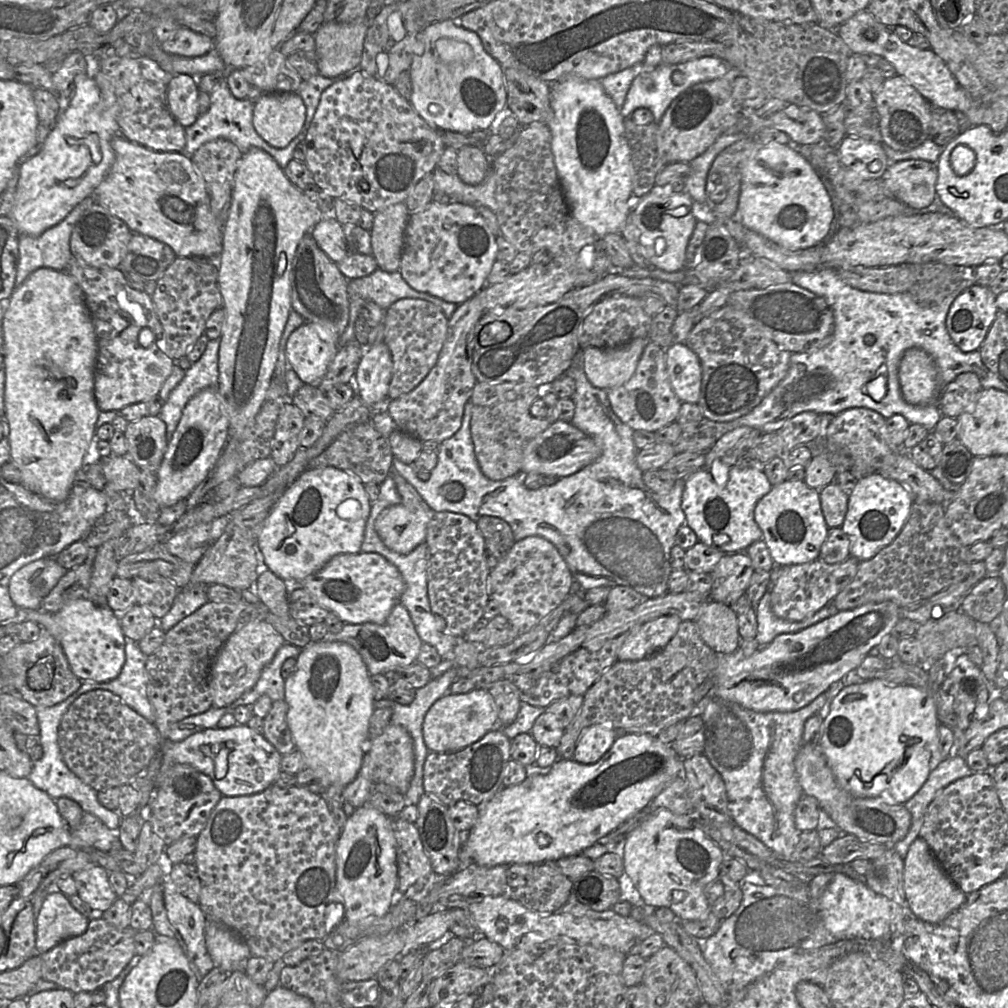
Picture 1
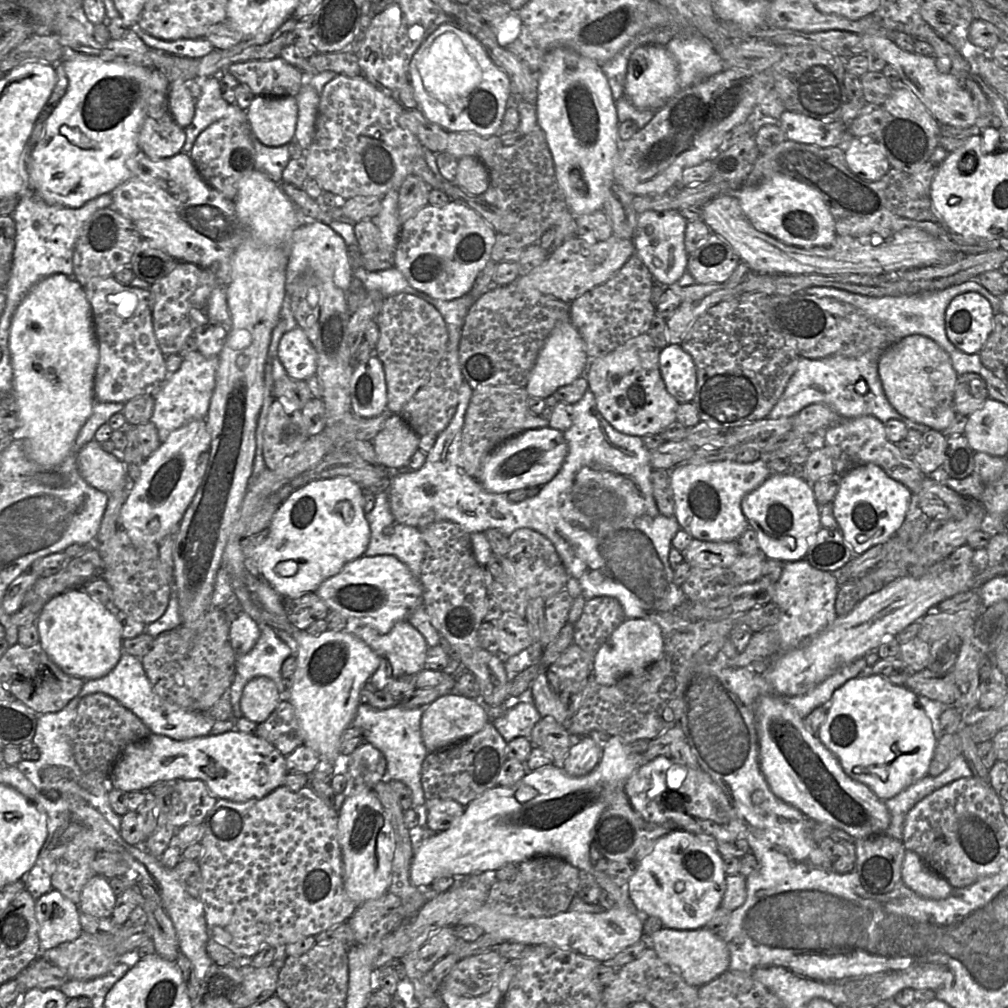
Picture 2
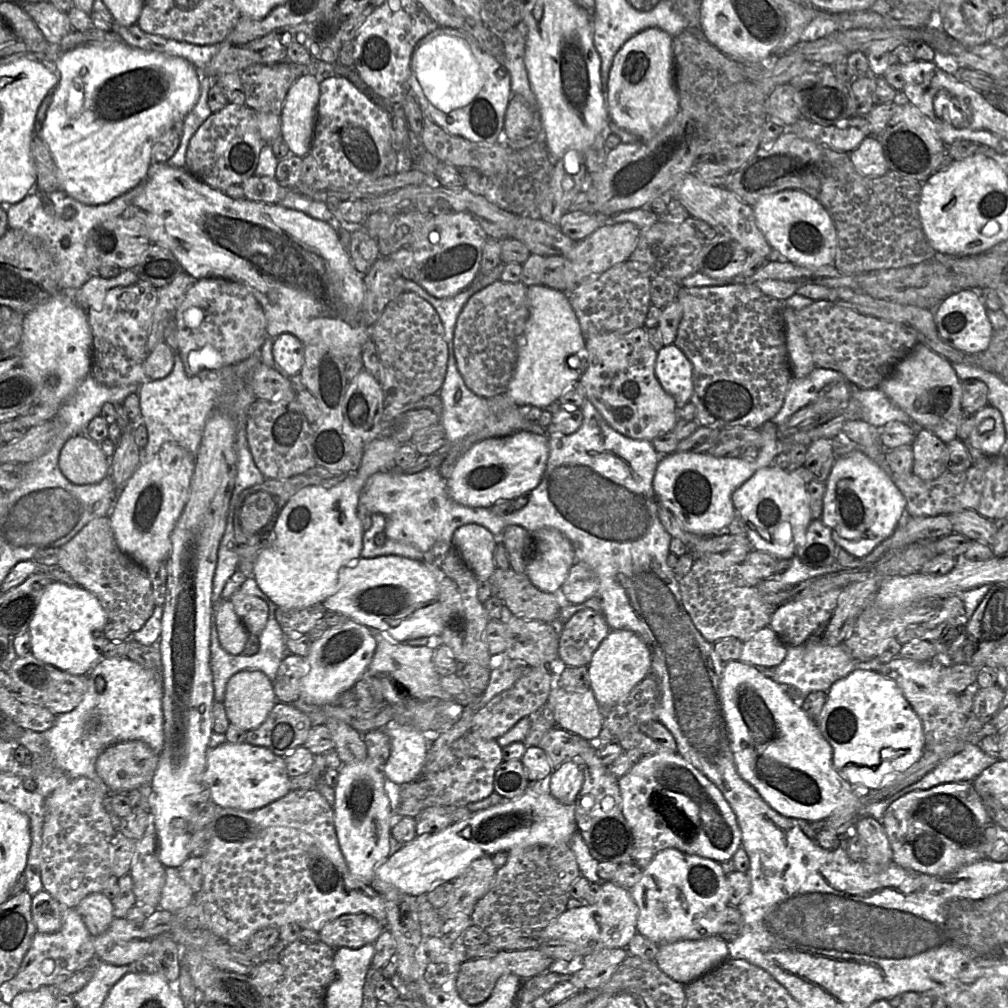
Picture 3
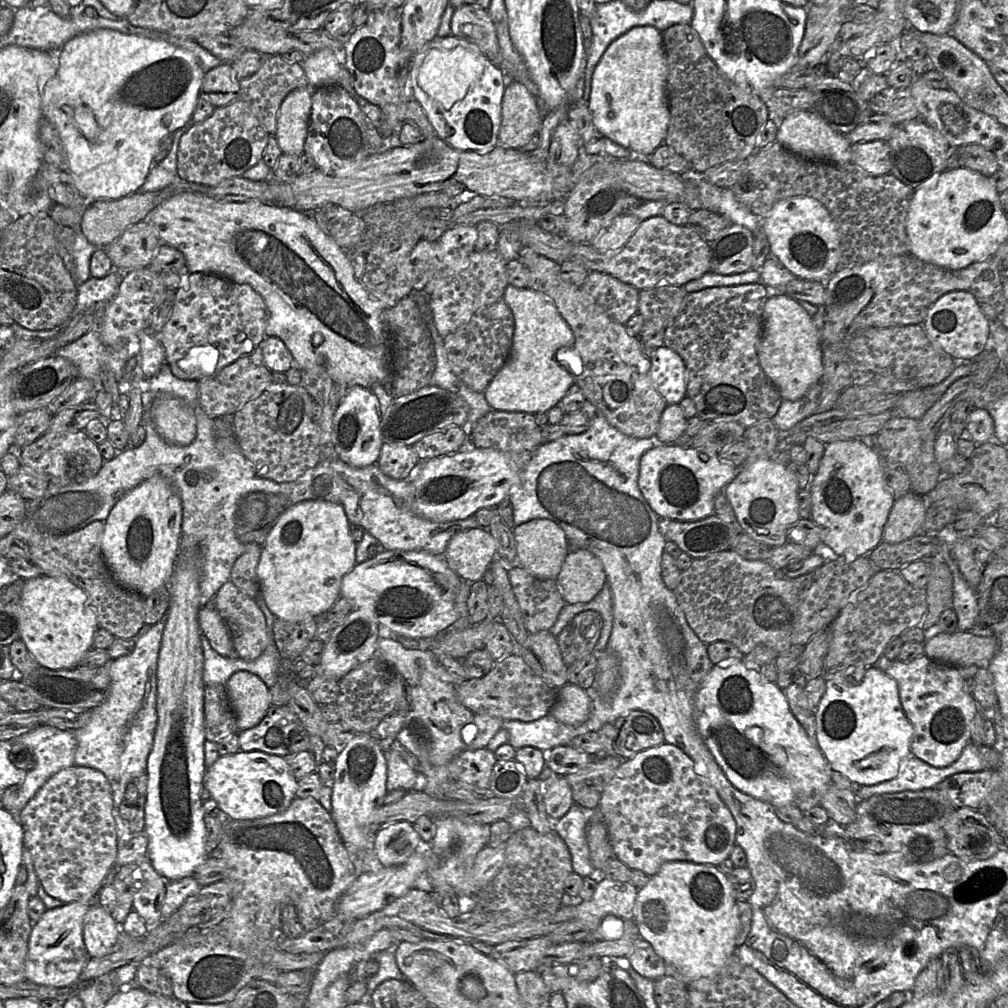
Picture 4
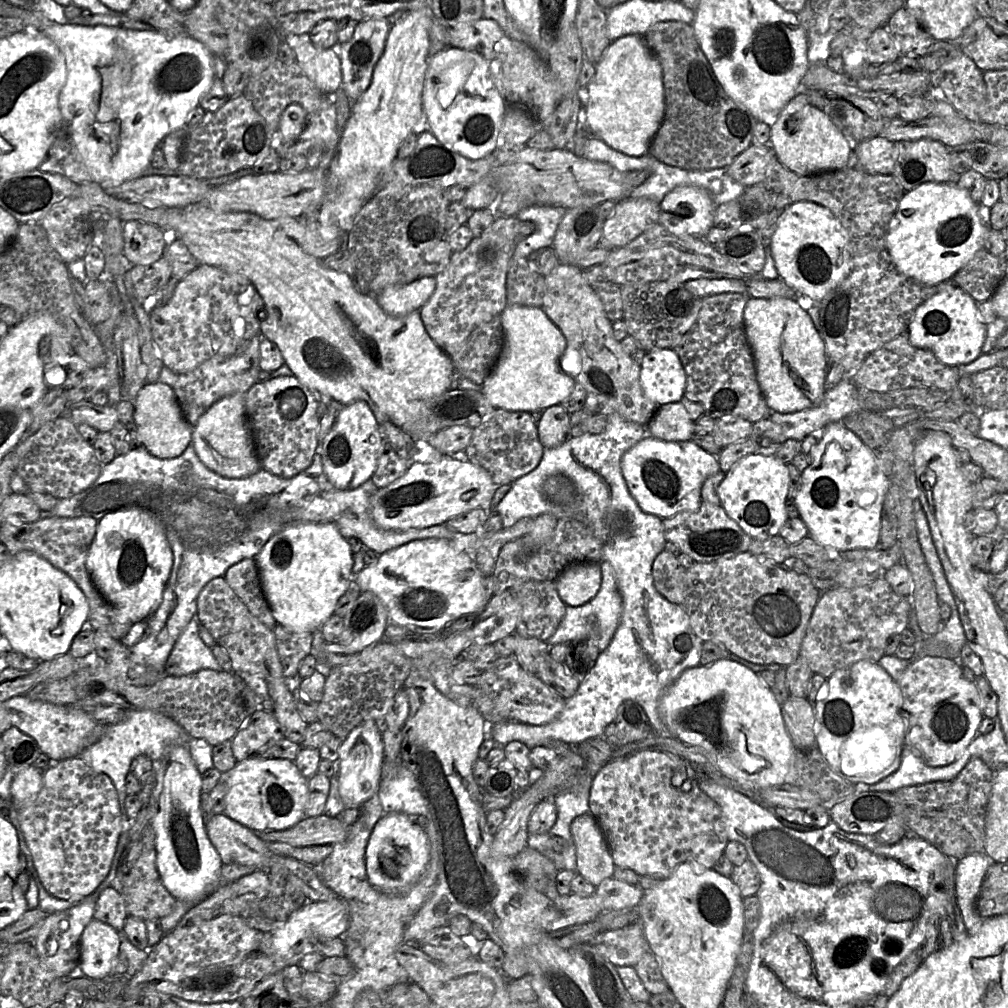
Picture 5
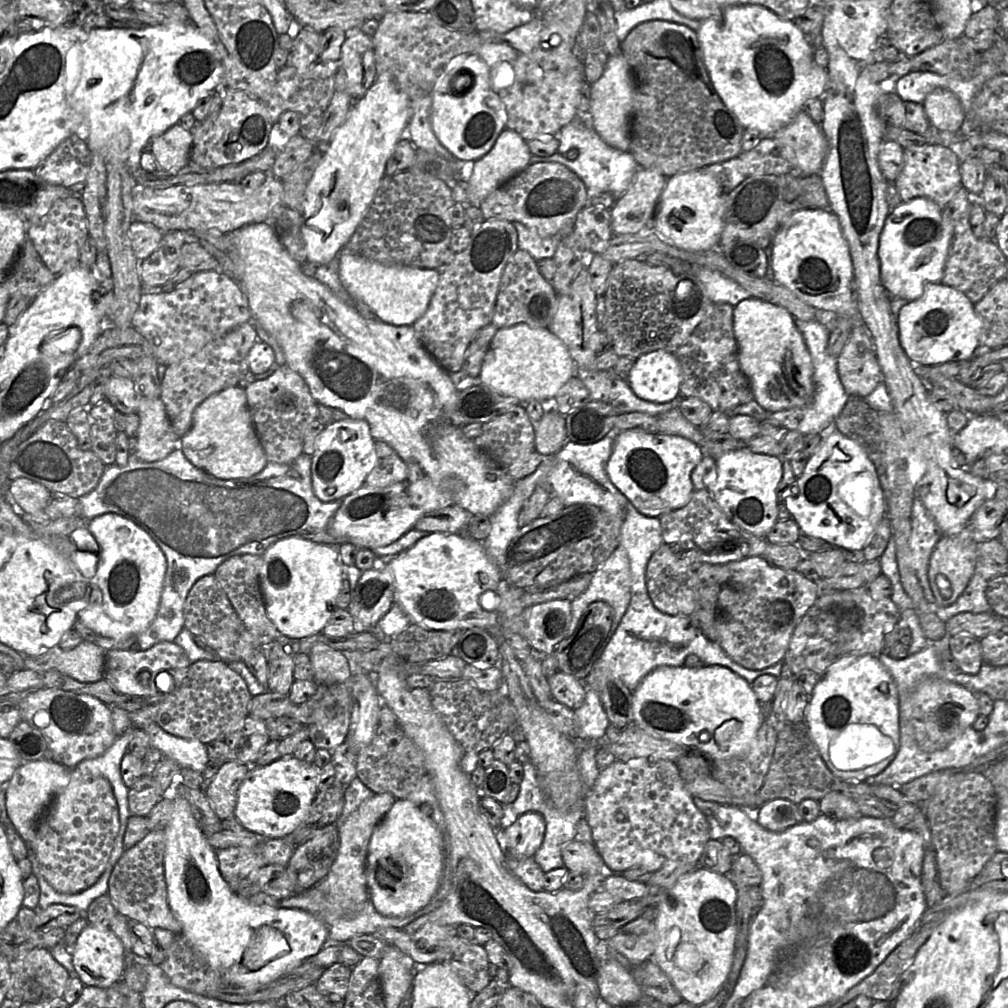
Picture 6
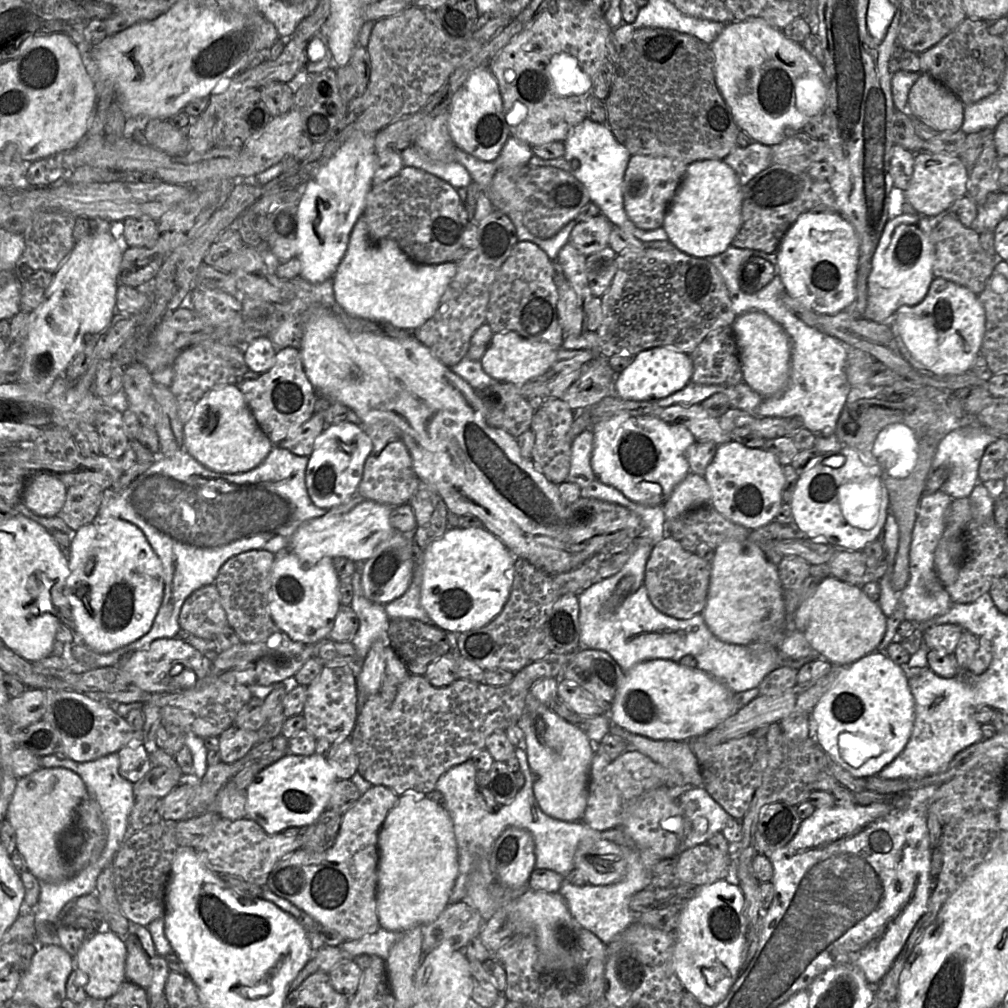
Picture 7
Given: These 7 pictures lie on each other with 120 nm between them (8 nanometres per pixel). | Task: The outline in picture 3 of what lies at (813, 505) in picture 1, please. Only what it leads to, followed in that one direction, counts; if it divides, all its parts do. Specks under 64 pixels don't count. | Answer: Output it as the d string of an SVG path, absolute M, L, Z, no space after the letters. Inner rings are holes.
M775 465L758 469L747 481L738 487L732 494L732 502L736 514L745 524L747 537L755 550L768 552L777 558L791 559L796 554L800 538L805 535L807 527L812 521L809 508L809 497L806 483L787 470Z

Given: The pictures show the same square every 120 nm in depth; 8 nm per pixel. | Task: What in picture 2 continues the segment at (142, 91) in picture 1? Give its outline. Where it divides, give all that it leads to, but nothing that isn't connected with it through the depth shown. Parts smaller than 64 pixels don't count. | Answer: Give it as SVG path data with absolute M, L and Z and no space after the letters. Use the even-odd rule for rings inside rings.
M152 94L138 134L138 145L148 157L160 160L181 152L186 133L173 119L167 94Z

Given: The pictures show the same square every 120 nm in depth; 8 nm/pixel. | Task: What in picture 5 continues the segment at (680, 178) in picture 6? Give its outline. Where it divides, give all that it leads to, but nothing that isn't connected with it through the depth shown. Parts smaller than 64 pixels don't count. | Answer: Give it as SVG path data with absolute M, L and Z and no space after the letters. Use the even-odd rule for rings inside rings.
M678 186L659 203L658 222L676 236L705 237L712 226L716 205L710 194L696 186Z

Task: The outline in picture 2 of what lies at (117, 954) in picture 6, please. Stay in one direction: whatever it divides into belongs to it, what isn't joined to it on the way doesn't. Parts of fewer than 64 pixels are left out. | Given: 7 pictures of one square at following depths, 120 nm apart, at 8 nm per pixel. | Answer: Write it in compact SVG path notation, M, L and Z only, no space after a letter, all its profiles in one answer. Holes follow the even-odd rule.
M96 874L84 886L78 904L79 911L98 918L110 918L117 896L109 879Z

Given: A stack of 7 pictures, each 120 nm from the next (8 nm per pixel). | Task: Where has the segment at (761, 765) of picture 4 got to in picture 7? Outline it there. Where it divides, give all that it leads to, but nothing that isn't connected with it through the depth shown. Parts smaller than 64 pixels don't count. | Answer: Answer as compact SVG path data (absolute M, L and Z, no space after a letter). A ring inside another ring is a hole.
M653 659L624 672L609 717L612 724L653 740L688 741L716 728L739 709L734 692L709 674L671 660Z

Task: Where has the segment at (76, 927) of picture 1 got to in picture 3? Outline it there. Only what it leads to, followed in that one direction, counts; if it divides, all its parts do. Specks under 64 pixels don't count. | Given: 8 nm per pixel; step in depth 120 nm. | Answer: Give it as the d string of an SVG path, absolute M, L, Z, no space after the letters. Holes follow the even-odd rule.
M42 890L32 896L31 915L37 932L55 933L62 926L65 907Z

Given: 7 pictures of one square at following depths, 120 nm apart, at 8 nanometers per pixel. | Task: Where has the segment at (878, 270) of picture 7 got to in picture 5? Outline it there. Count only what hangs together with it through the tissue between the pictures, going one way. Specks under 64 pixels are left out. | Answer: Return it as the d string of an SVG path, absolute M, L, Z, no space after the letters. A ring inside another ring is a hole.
M928 182L924 183L912 191L906 192L902 197L899 206L890 221L889 231L887 235L887 248L889 255L899 272L905 276L912 278L925 285L938 285L943 282L949 282L953 276L966 265L975 255L977 251L985 248L985 228L986 225L980 215L980 205L975 203L969 192L963 188L960 188L956 183L937 183Z

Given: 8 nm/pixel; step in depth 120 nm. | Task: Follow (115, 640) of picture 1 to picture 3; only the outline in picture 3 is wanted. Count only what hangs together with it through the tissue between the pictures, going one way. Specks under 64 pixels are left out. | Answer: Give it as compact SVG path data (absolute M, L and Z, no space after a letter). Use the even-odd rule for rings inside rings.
M59 582L48 584L40 597L28 632L31 636L31 653L37 659L73 675L87 675L102 658L103 648L109 640L104 629L109 618L98 598L79 585Z

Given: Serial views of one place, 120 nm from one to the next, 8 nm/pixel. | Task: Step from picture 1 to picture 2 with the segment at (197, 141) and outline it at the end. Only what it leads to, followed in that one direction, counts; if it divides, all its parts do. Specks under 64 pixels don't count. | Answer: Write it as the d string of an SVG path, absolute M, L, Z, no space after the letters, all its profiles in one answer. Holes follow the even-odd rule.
M218 77L203 79L201 95L195 102L193 120L184 129L186 139L180 153L189 154L198 135L209 125L223 118L247 122L246 111L222 98ZM252 134L255 151L255 167L276 183L282 182L282 173L290 160L289 145L269 147L262 144Z

